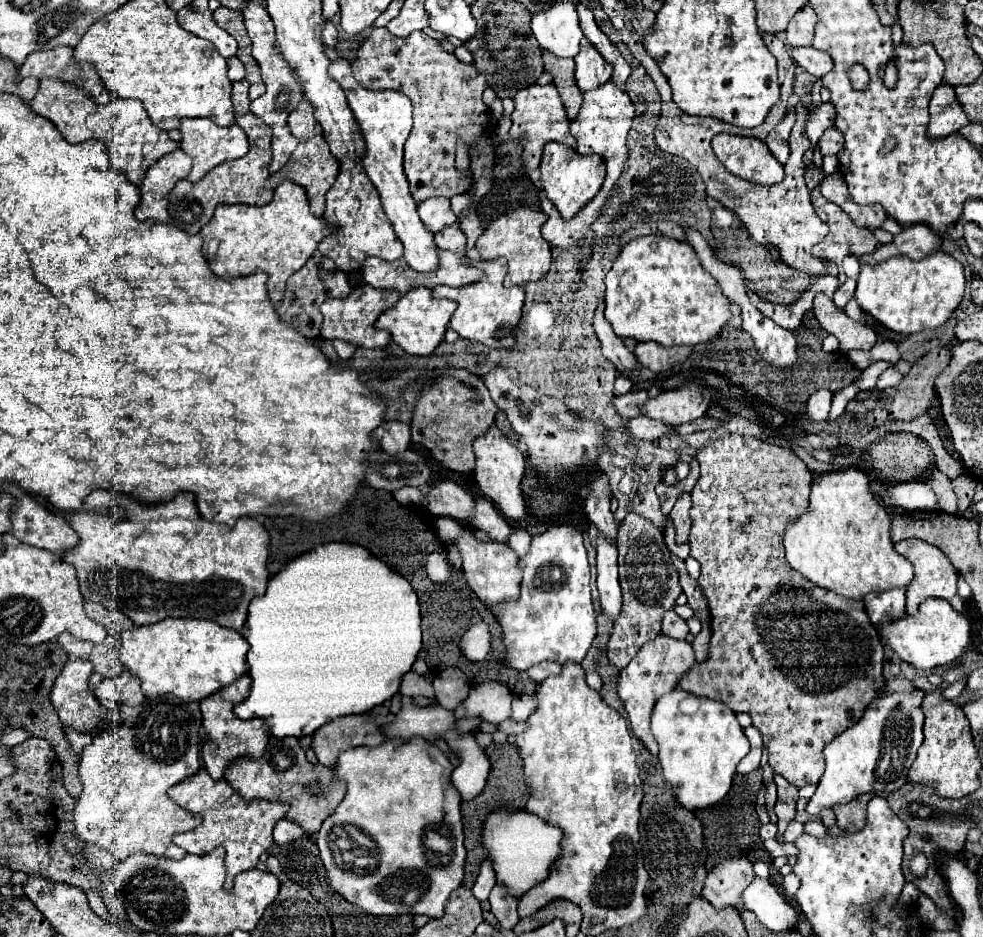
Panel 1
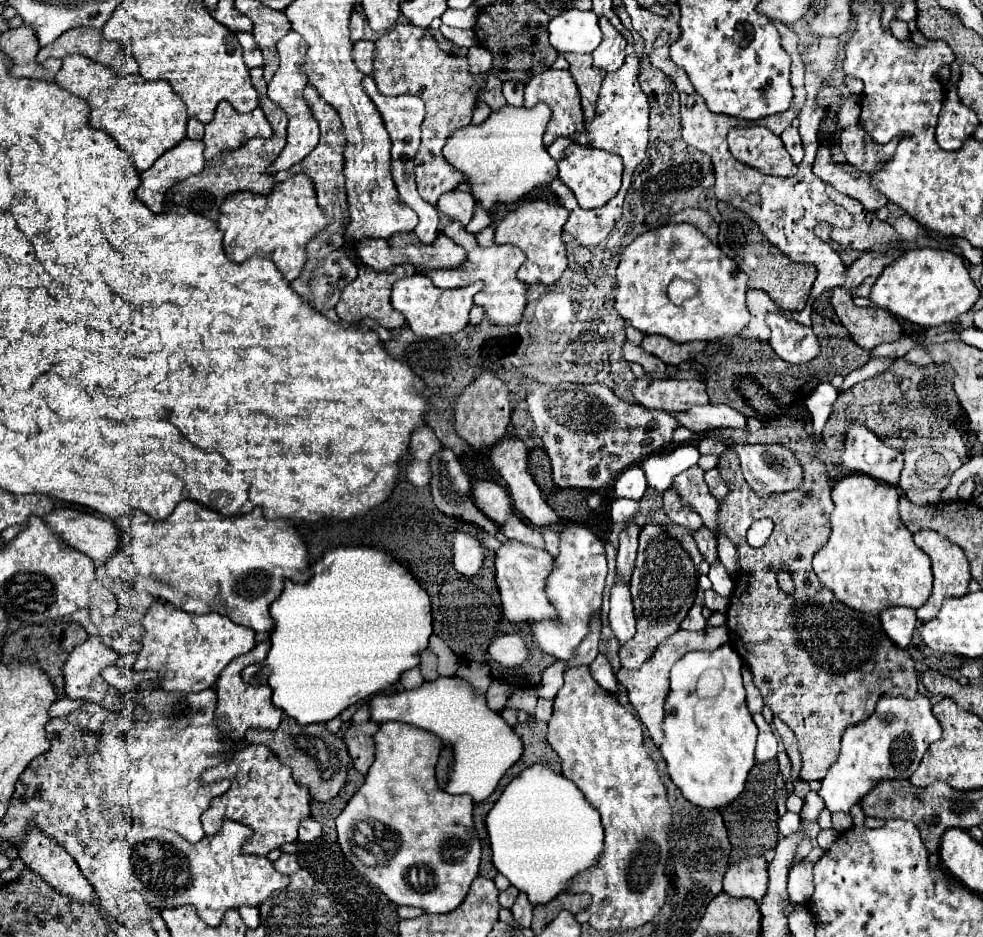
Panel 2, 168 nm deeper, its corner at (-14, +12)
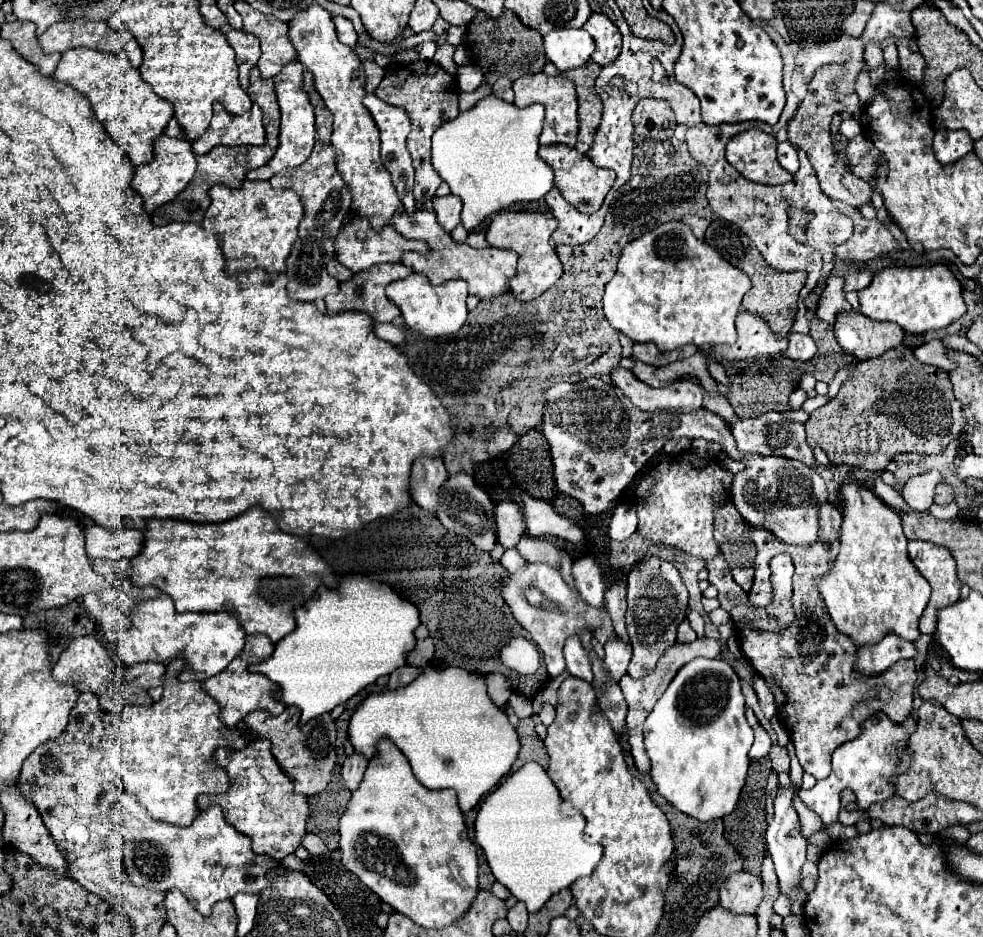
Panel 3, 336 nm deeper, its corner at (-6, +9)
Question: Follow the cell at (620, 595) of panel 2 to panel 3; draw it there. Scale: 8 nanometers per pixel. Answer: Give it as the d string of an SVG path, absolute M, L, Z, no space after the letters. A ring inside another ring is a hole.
M616 638L612 642L608 642L604 646L604 650L606 650L606 656L602 660L602 666L608 672L612 682L620 682L620 678L628 670L628 662L630 662L632 652L628 652L628 644L620 644L620 640L616 640Z

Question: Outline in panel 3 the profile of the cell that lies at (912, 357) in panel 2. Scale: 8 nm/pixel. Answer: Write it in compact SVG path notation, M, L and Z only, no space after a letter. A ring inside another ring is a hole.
M932 340L922 344L920 348L914 350L914 356L922 362L922 364L930 364L936 368L942 368L944 372L952 372L956 368L956 362L948 356L946 352L946 344L944 340Z

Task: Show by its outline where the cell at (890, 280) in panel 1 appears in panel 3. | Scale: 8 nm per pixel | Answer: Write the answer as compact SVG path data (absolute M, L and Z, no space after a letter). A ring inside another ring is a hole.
M942 264L932 268L886 268L874 276L870 286L858 290L858 296L860 312L866 318L876 322L896 322L910 334L946 328L966 312L960 282Z

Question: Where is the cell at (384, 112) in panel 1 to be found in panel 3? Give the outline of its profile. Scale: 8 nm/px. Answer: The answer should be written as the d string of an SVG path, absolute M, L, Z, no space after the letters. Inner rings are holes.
M368 94L368 96L364 98L364 106L366 106L368 112L372 114L372 118L374 118L374 122L376 122L376 126L378 126L378 130L380 130L380 140L382 140L382 148L380 148L380 152L382 152L382 164L384 164L384 168L390 172L392 184L394 184L394 188L396 188L396 192L398 192L398 196L400 196L406 212L412 214L412 212L416 212L416 200L414 200L414 196L412 196L414 168L412 168L410 152L408 152L408 148L406 148L406 136L408 136L408 132L410 132L408 114L406 114L404 110L400 110L400 108L392 108L390 104L380 102L374 94Z

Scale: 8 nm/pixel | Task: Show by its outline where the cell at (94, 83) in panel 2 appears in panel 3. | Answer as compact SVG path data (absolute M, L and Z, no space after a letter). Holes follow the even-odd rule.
M94 48L66 50L54 72L54 78L74 86L92 102L96 118L102 122L106 134L120 146L134 166L152 160L152 144L164 132L168 120L174 116L174 108L168 100L154 94L152 86L146 84L126 56L112 52L100 52Z

